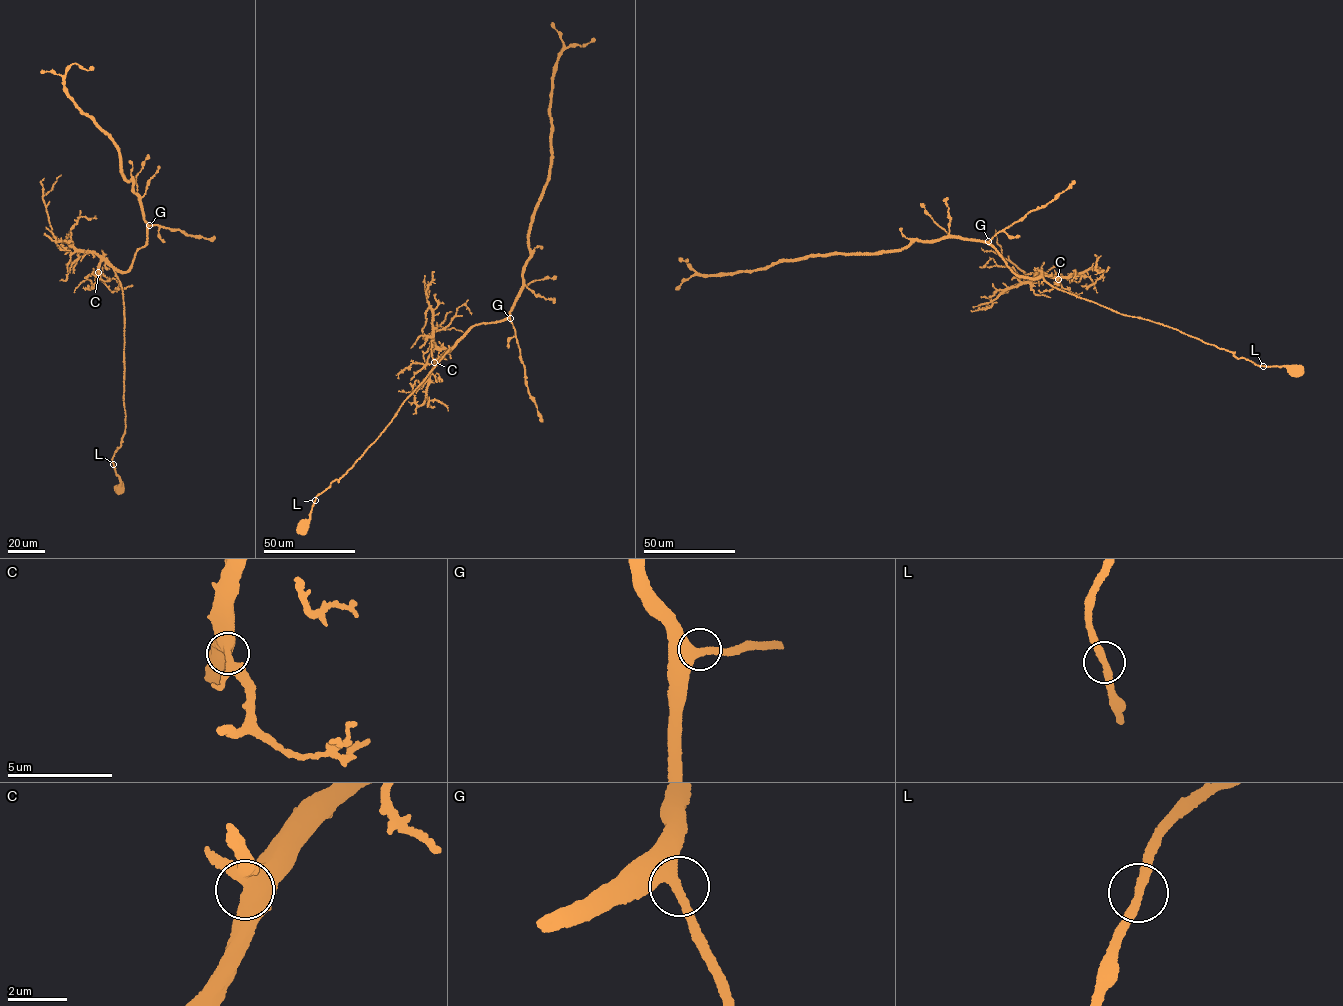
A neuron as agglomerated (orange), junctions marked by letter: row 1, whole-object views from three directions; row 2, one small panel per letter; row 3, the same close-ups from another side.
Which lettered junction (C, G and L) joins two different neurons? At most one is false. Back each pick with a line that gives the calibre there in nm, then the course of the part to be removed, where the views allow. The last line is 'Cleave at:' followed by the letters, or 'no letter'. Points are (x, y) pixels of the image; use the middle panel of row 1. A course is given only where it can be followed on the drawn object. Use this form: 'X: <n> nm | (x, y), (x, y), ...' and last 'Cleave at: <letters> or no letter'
Cleave at: no letter

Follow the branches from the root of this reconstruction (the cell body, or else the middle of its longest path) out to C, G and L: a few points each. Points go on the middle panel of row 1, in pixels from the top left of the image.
C: (302, 528), (308, 522), (316, 496), (352, 466), (392, 420), (404, 400), (450, 350), (434, 362)
G: (302, 528), (308, 522), (316, 496), (352, 466), (443, 356), (471, 328), (510, 318)
L: (302, 528), (308, 522), (315, 500)

